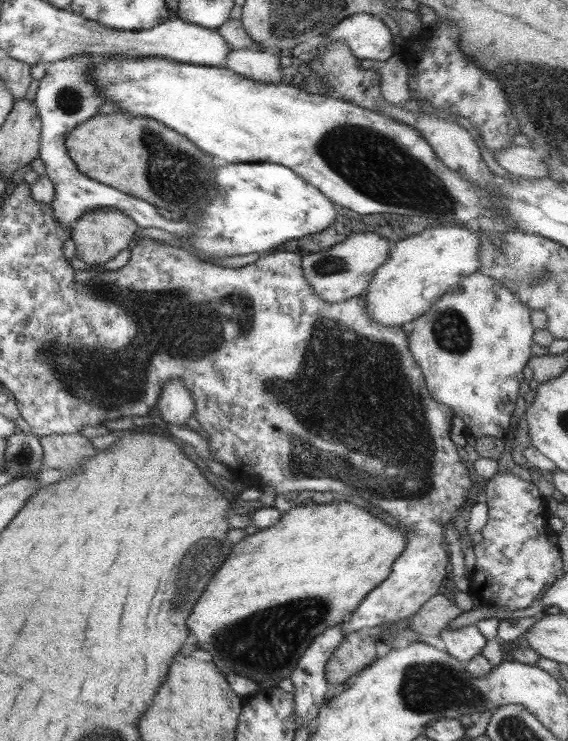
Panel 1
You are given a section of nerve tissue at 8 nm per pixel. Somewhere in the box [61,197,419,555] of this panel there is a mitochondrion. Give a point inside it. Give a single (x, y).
(174, 321)

